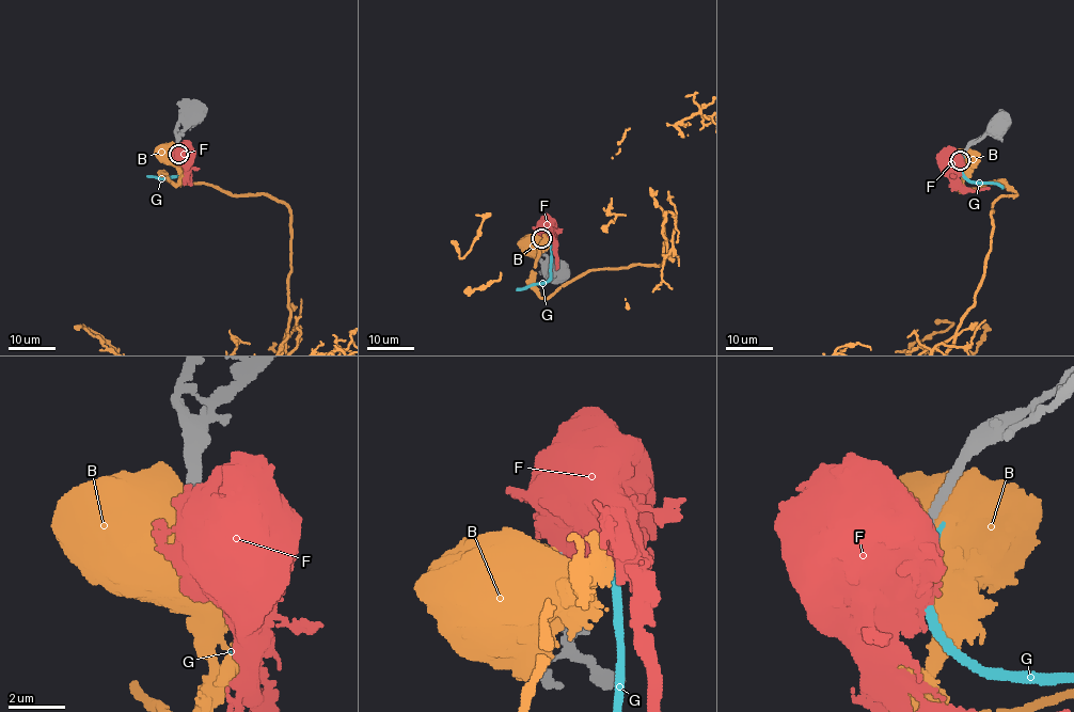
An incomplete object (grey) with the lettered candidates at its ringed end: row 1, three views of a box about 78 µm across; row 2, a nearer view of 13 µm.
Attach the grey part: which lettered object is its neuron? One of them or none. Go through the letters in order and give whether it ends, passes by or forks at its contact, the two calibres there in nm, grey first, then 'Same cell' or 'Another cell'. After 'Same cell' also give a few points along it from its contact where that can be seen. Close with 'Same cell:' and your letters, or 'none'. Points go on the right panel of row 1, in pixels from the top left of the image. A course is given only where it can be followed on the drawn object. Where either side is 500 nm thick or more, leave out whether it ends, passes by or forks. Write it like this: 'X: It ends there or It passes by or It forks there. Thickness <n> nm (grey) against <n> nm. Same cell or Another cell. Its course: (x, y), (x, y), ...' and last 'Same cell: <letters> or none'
B: Thickness 360 nm (grey) against 950 nm. Another cell
F: Thickness 360 nm (grey) against 950 nm. Another cell
G: It ends there. Thickness 360 nm (grey) against 280 nm. Another cell
Same cell: none

